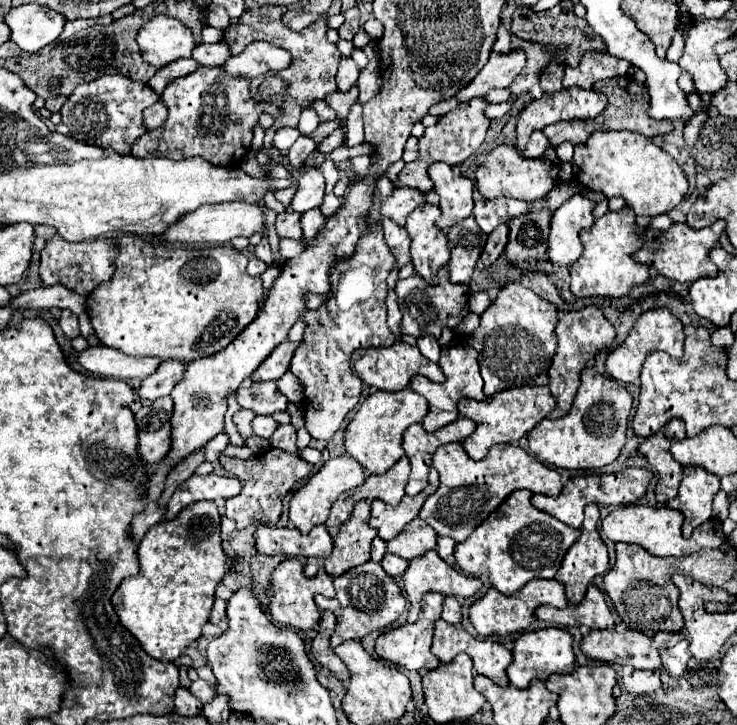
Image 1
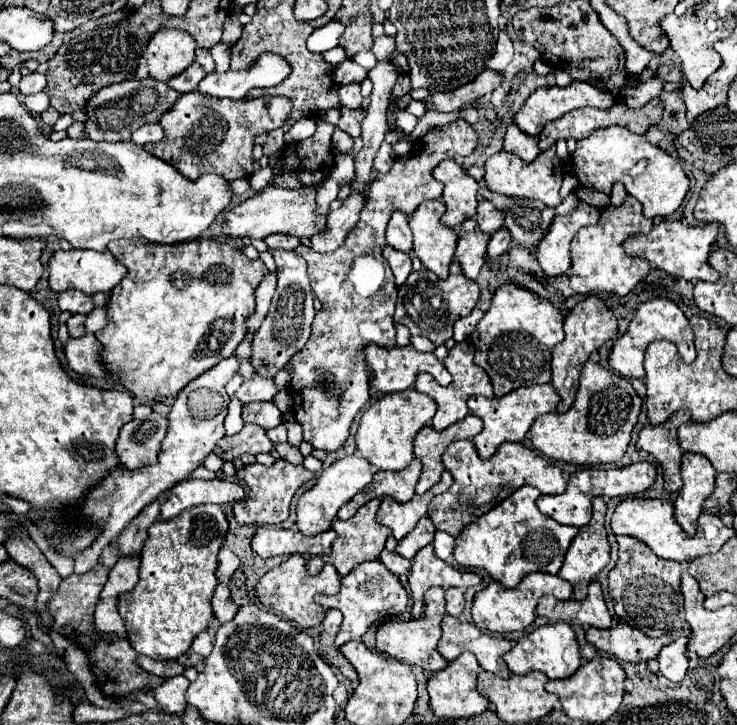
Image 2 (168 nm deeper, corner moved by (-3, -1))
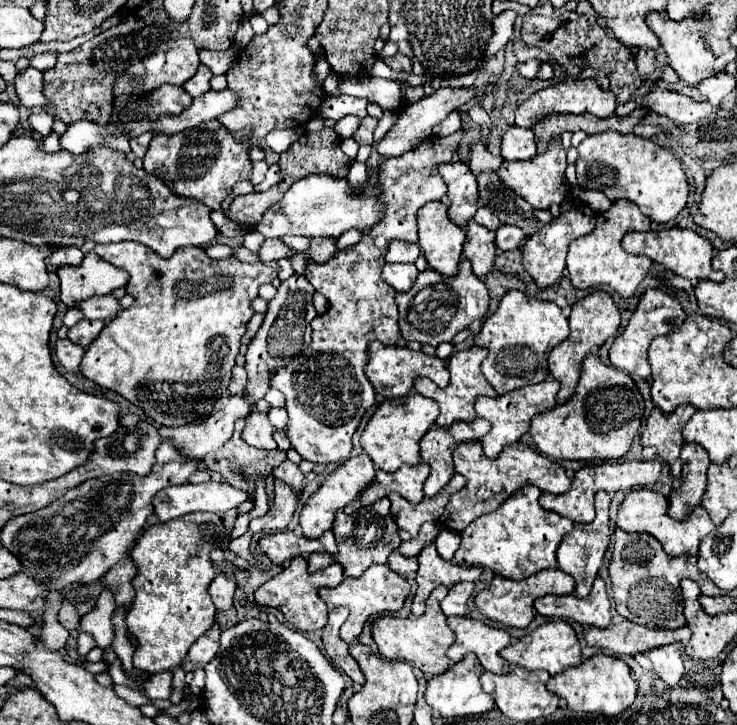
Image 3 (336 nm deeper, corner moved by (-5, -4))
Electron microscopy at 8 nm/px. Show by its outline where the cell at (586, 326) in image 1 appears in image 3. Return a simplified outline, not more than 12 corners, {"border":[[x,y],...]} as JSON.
{"border":[[607,292],[571,306],[571,334],[549,356],[557,404],[579,382],[583,358],[619,330]]}

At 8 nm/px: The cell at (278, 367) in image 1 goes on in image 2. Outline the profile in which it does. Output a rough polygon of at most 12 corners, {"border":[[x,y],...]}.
{"border":[[255,373],[235,391],[241,405],[271,401],[273,379]]}

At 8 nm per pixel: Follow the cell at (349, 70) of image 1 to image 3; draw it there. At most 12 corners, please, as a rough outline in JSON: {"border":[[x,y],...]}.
{"border":[[328,96],[321,104],[323,118],[339,120],[347,114],[365,118],[367,100]]}

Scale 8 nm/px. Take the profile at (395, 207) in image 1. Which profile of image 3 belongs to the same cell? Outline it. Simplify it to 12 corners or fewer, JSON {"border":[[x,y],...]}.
{"border":[[391,240],[389,262],[415,262],[419,244]]}

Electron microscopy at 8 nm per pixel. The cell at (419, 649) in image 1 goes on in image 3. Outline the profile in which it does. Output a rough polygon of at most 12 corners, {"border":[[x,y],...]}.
{"border":[[437,586],[415,618],[381,616],[373,640],[387,660],[441,674],[453,632]]}

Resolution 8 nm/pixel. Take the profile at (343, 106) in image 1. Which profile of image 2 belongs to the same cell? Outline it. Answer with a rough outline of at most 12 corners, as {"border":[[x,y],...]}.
{"border":[[365,107],[341,109],[339,127],[351,137],[361,135]]}

